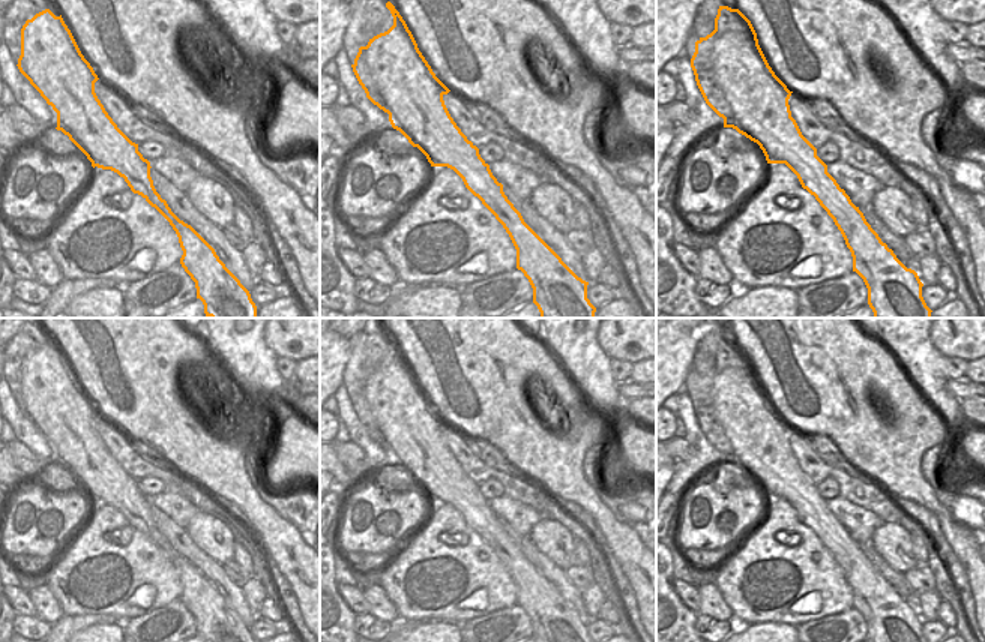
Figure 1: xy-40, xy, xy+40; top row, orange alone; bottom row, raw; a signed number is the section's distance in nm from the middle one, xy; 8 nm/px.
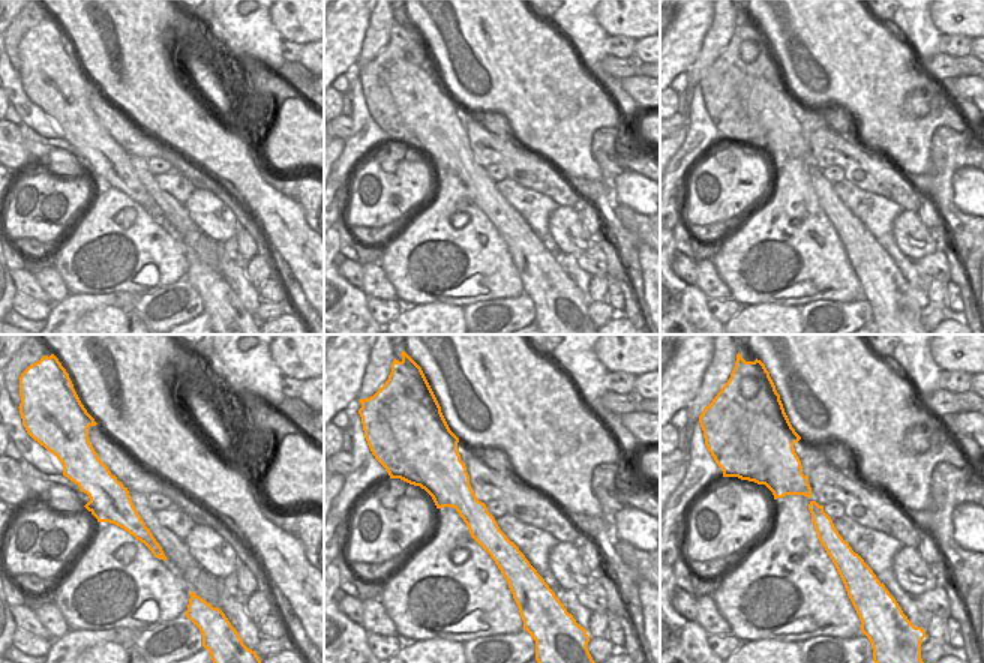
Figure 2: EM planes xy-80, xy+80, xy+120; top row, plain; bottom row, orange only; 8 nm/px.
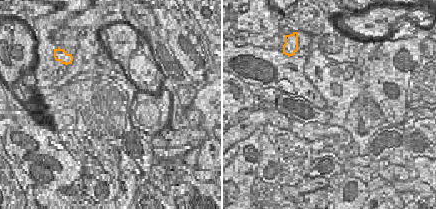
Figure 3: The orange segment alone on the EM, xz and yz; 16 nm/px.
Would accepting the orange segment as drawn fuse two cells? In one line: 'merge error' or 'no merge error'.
no merge error

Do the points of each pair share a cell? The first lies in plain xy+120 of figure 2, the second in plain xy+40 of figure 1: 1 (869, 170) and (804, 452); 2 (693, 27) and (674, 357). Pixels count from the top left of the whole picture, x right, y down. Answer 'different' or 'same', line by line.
1: same
2: same

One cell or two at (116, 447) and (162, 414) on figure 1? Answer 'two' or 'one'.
two

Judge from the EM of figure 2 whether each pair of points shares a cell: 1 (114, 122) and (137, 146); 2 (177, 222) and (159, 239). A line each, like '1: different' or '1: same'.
1: same
2: different

